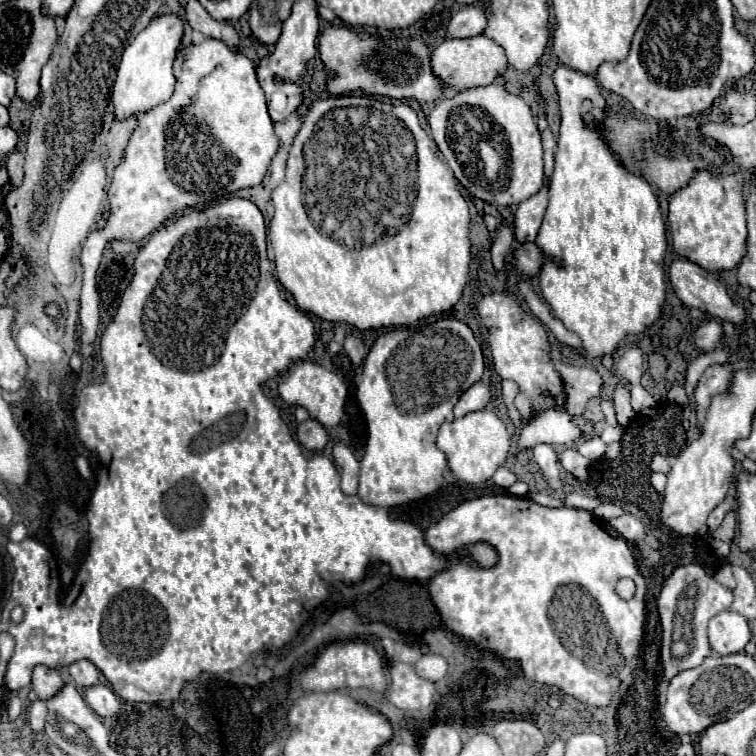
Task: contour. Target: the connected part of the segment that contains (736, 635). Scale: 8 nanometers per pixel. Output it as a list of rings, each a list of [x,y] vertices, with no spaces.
[[[731,611],[715,615],[709,623],[709,645],[717,655],[731,655],[743,651],[751,639],[747,619]]]

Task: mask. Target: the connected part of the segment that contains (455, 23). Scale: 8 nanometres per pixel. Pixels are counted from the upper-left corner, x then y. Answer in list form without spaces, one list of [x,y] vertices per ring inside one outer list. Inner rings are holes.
[[[467,5],[449,23],[449,37],[475,37],[487,29],[487,13],[483,7]]]

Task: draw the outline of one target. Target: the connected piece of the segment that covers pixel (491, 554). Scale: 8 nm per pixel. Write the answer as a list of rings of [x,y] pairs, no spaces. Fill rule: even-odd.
[[[487,543],[471,545],[471,547],[467,549],[467,553],[469,553],[469,557],[471,557],[477,565],[481,565],[481,567],[493,567],[493,565],[497,563],[495,549],[493,549],[491,545],[487,545]]]

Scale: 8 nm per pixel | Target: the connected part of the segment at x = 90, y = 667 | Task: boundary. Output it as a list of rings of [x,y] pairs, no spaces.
[[[81,659],[81,661],[75,661],[73,665],[69,665],[69,673],[77,685],[87,687],[91,683],[99,683],[99,669],[87,659]]]

